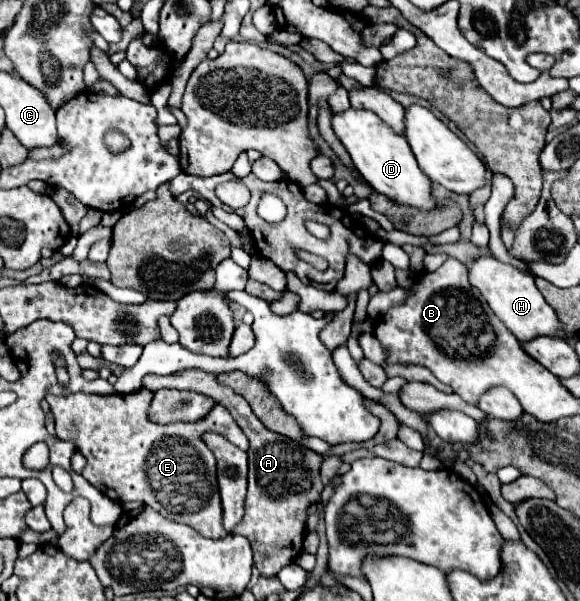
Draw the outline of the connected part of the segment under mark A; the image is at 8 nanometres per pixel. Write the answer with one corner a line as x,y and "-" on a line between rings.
182,370
172,376
144,376
142,386
148,390
158,388
178,388
178,390
194,390
206,396
212,396
216,402
226,406
242,432
250,440
248,448
248,494
246,494
246,514
242,522
234,528
234,534
240,534
250,540
254,550
254,566
258,572
266,578
272,578
278,574
280,568
294,562
302,552
302,542
306,536
306,520
308,520
308,508
312,504
320,502
320,492
324,488
320,480
320,466
324,462
324,456
298,446
294,448
292,438
284,438
282,434
272,434
264,428
264,424
258,422
258,418
252,414
248,402
228,390
226,386
220,386
216,378
202,370

